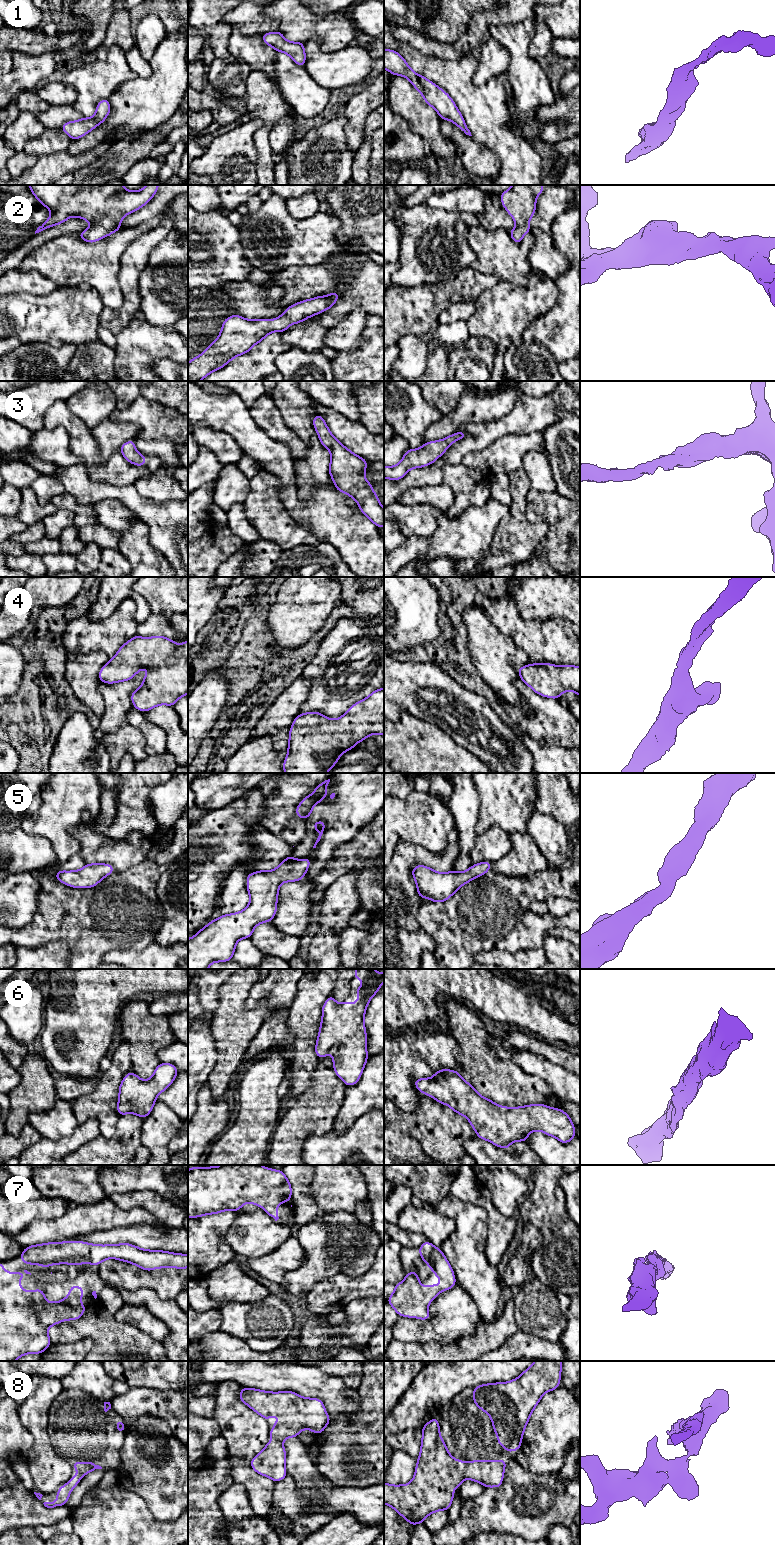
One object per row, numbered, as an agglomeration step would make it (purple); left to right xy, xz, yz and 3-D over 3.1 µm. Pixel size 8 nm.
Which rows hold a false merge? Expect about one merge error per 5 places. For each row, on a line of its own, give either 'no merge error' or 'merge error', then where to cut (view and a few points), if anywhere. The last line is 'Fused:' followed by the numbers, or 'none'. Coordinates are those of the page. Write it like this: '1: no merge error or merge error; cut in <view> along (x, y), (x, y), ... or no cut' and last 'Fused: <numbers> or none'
1: no merge error; no cut
2: no merge error; no cut
3: no merge error; no cut
4: no merge error; no cut
5: no merge error; no cut
6: no merge error; no cut
7: no merge error; no cut
8: no merge error; no cut
Fused: none

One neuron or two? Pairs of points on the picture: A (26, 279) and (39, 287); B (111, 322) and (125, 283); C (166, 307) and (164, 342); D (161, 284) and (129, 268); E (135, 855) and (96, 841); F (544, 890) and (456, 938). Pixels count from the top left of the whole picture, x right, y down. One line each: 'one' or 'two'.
A: one
B: one
C: two
D: two
E: one
F: one

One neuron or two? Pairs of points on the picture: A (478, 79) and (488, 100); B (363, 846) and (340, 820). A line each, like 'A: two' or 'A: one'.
A: two
B: two

